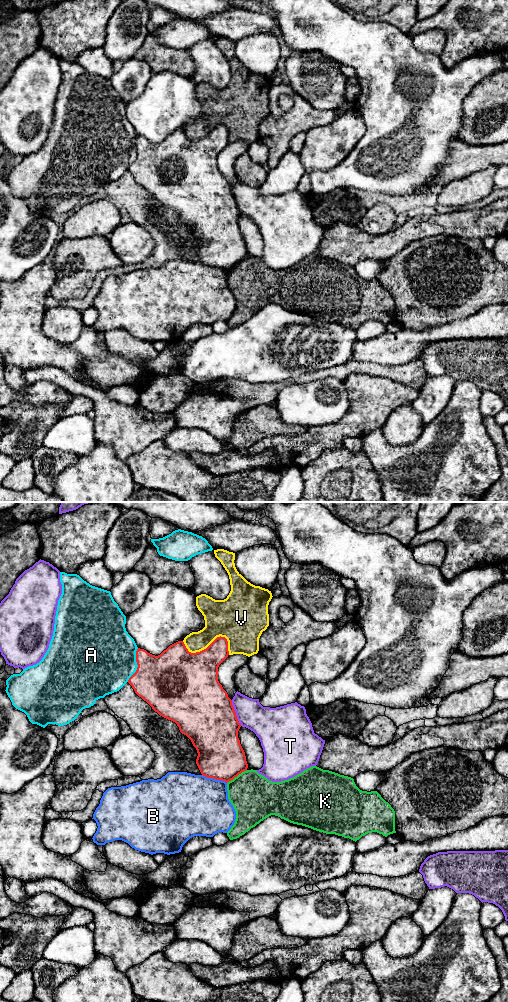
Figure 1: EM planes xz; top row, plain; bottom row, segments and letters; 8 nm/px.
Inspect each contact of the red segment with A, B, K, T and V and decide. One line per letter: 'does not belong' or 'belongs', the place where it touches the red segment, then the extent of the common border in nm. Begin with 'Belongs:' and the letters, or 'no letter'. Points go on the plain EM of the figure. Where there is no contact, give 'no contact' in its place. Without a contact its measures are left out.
Belongs: no letter
A: does not belong | xz (137, 152) | 280 nm
B: does not belong | xz (214, 266) | 220 nm
K: does not belong | xz (236, 264) | 190 nm
T: does not belong | xz (235, 201) | 220 nm
V: does not belong | xz (210, 132) | 400 nm

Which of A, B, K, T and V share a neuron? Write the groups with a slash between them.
A / B / K / T / V

